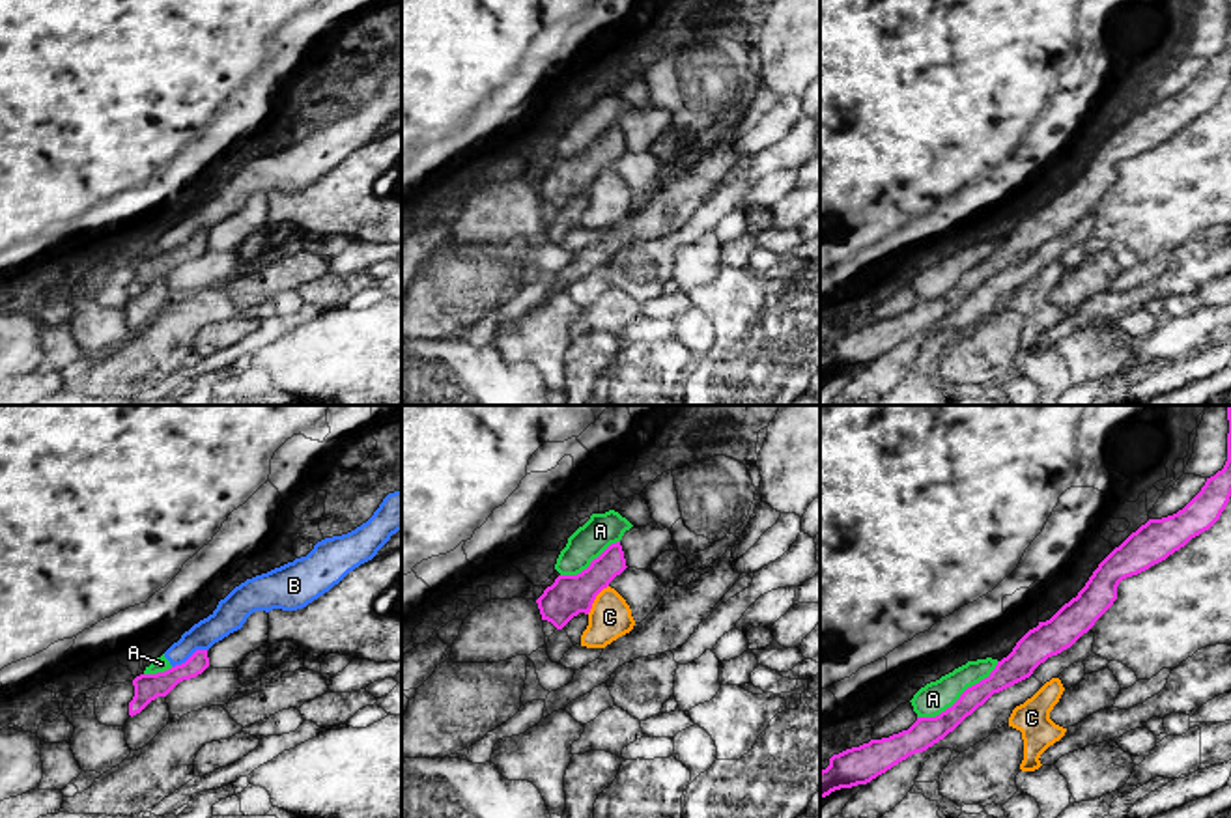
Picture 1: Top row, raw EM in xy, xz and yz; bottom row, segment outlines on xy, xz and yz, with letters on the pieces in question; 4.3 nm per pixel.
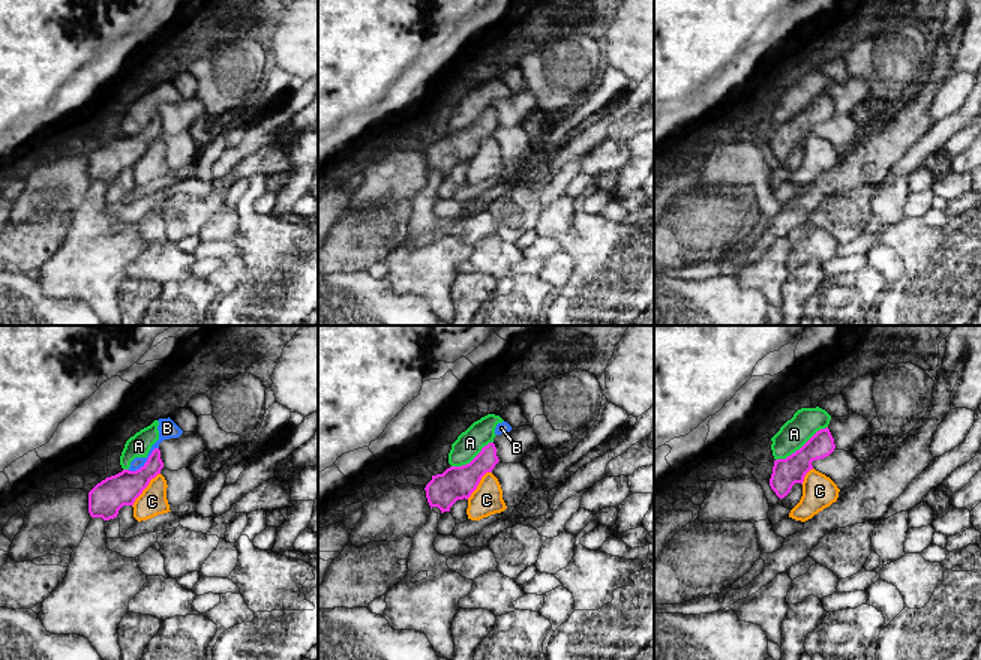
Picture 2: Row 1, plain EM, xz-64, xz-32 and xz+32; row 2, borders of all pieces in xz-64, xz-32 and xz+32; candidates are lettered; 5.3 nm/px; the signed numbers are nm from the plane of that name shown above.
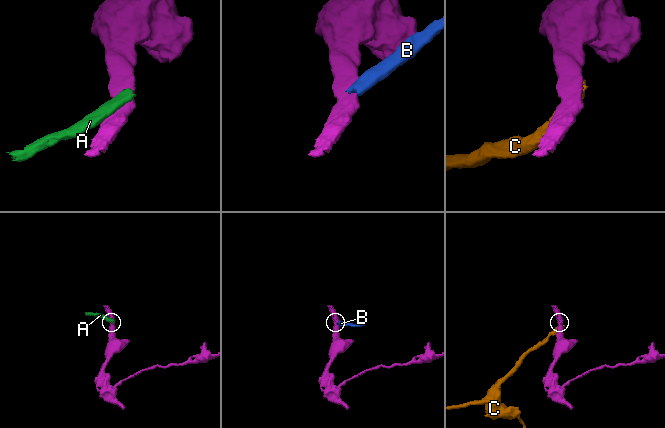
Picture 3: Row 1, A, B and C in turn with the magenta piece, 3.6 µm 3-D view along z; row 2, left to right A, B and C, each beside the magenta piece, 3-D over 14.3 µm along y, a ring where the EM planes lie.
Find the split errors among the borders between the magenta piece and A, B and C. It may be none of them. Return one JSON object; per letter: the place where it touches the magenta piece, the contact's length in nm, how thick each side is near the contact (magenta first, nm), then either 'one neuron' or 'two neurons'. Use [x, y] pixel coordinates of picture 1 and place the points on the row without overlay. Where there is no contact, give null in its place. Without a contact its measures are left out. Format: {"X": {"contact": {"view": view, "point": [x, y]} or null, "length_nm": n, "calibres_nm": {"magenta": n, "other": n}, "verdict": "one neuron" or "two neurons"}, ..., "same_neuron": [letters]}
{"A": {"contact": {"view": "yz", "point": [961, 279]}, "length_nm": 420, "calibres_nm": {"magenta": 130, "other": 140}, "verdict": "two neurons"}, "B": {"contact": {"view": "xy", "point": [191, 238]}, "length_nm": 170, "calibres_nm": {"magenta": 110, "other": 140}, "verdict": "two neurons"}, "C": {"contact": {"view": "xz", "point": [594, 180]}, "length_nm": 160, "calibres_nm": {"magenta": 180, "other": 180}, "verdict": "two neurons"}, "same_neuron": []}

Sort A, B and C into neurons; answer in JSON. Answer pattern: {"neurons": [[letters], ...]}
{"neurons": [["A", "B"], ["C"]]}

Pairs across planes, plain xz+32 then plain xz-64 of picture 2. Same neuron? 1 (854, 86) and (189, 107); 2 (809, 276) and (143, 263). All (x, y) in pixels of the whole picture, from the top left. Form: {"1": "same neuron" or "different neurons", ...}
{"1": "same neuron", "2": "different neurons"}

